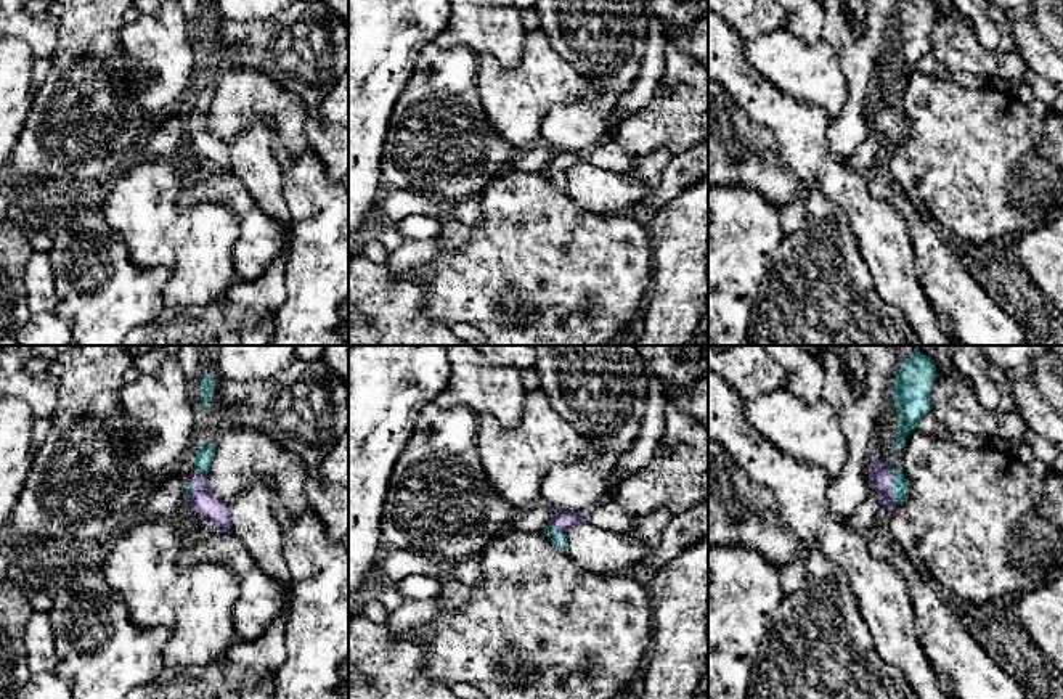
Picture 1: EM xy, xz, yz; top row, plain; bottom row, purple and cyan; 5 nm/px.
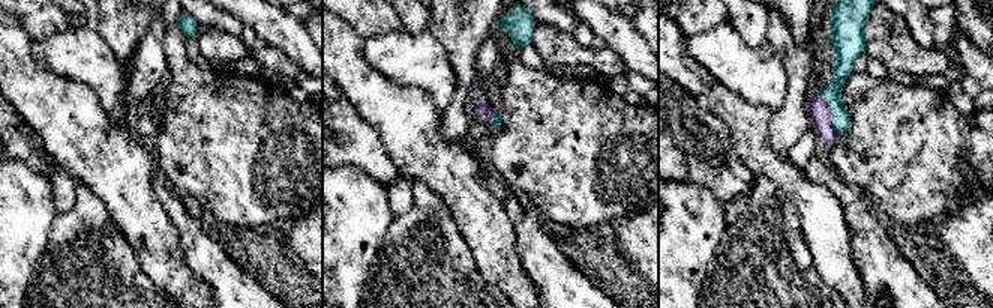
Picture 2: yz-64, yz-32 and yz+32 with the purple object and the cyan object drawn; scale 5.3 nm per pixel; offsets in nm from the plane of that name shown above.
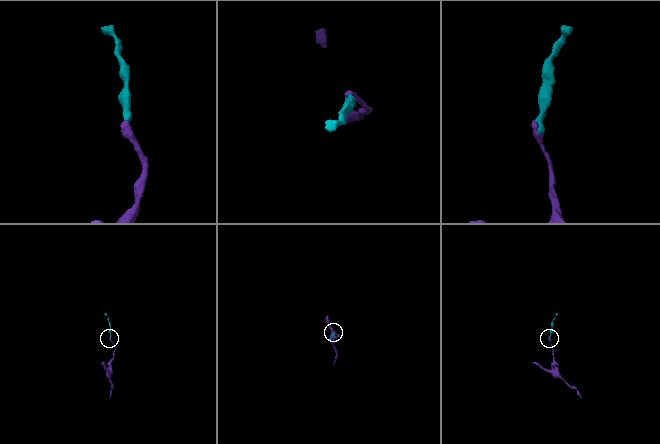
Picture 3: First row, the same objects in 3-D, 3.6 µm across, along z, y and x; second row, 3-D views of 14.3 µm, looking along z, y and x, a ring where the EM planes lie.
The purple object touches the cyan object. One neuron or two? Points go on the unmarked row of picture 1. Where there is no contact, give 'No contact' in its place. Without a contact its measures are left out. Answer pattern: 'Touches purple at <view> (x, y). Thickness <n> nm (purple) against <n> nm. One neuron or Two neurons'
Touches purple at yz (891, 121). Thickness 110 nm (purple) against 90 nm. One neuron

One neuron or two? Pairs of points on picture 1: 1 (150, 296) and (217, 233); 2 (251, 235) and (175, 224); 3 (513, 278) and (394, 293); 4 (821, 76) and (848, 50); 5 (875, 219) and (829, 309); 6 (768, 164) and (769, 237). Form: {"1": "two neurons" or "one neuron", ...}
{"1": "two neurons", "2": "two neurons", "3": "two neurons", "4": "two neurons", "5": "two neurons", "6": "two neurons"}

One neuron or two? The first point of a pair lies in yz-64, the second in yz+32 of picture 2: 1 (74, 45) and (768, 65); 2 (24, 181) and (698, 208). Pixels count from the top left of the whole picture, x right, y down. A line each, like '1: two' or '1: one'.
1: one
2: one

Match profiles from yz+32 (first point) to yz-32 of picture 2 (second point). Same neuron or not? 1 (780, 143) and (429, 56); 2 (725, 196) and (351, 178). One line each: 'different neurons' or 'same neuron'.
1: different neurons
2: different neurons

